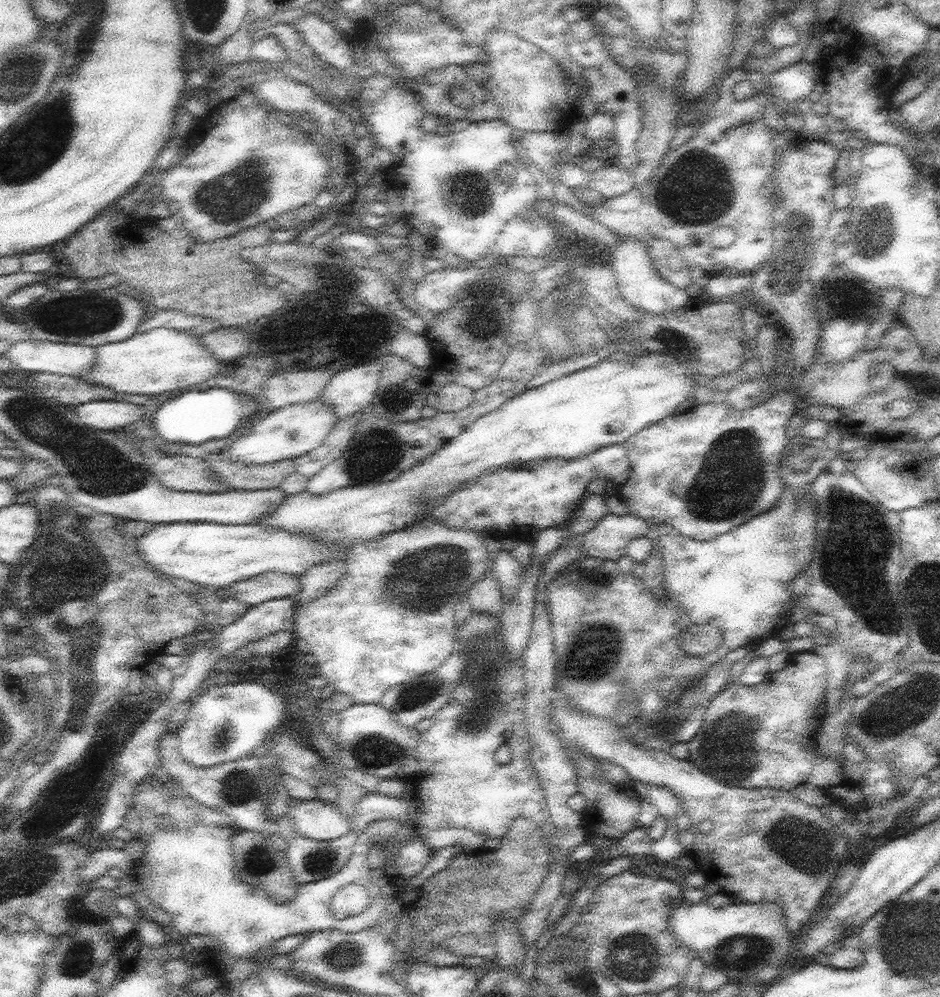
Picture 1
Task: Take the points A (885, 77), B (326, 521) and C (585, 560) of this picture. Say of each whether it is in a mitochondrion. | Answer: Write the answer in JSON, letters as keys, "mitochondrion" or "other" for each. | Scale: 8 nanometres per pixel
{"A":"other","B":"other","C":"other"}

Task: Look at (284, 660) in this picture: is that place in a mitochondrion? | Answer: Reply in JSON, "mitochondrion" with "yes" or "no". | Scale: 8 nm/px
{"mitochondrion":"no"}

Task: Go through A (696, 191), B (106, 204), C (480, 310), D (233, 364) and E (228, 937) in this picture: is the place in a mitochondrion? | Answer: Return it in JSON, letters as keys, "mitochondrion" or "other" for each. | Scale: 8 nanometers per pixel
{"A":"mitochondrion","B":"other","C":"mitochondrion","D":"other","E":"other"}

